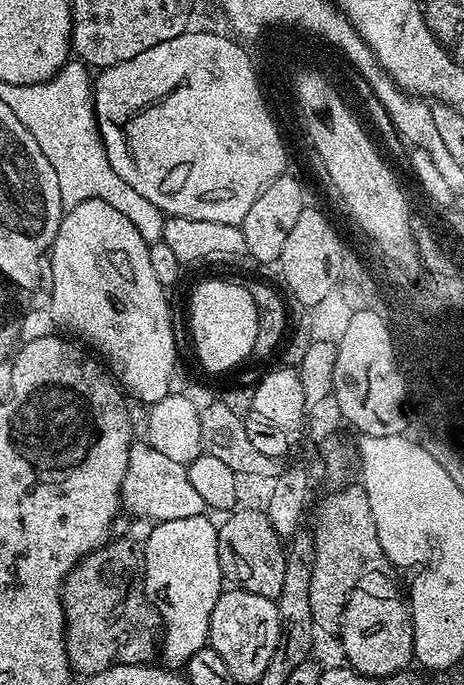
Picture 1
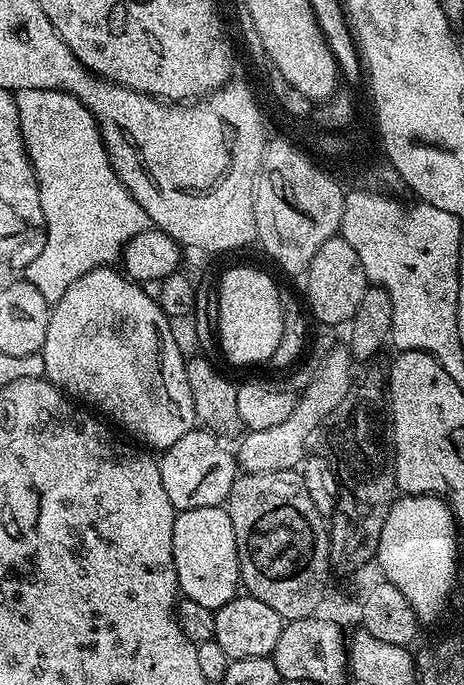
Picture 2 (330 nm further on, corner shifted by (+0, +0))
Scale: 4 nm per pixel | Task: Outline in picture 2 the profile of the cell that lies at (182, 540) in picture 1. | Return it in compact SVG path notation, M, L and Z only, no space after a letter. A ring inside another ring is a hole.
M202 506L185 512L177 511L174 522L174 570L178 574L178 586L183 599L198 602L198 606L210 609L226 606L226 602L233 600L241 591L240 563L238 562L238 548L234 538L234 526L230 522L227 507Z

